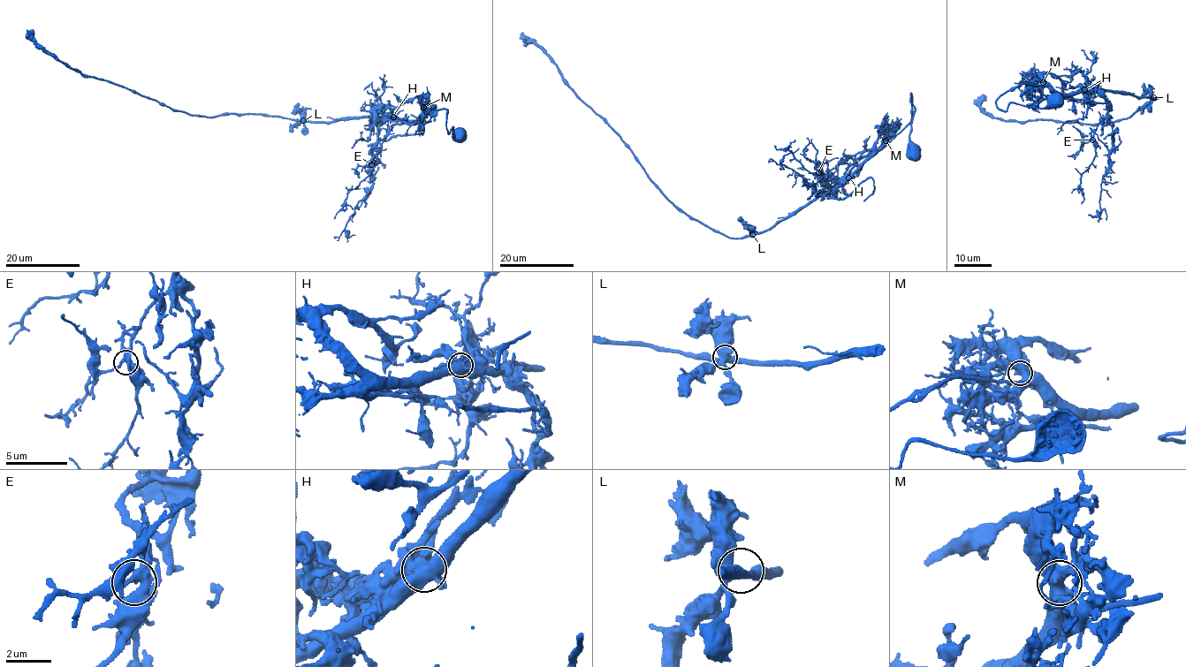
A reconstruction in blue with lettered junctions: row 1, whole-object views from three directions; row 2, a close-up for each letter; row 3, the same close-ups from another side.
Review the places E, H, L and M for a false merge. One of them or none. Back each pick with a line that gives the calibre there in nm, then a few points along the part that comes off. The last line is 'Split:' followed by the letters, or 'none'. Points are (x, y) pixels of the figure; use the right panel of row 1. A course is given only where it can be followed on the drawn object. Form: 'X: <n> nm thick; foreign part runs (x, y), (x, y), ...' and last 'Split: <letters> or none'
H: 550 nm thick; foreign part runs (1084, 89), (1090, 88), (1090, 95), (1096, 85), (1106, 102), (1113, 140), (1101, 184), (1100, 212), (1088, 216)
Split: H

